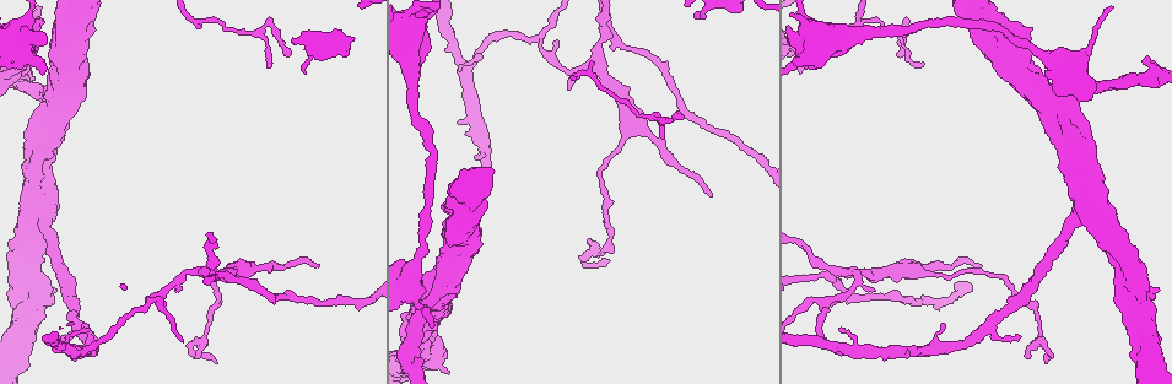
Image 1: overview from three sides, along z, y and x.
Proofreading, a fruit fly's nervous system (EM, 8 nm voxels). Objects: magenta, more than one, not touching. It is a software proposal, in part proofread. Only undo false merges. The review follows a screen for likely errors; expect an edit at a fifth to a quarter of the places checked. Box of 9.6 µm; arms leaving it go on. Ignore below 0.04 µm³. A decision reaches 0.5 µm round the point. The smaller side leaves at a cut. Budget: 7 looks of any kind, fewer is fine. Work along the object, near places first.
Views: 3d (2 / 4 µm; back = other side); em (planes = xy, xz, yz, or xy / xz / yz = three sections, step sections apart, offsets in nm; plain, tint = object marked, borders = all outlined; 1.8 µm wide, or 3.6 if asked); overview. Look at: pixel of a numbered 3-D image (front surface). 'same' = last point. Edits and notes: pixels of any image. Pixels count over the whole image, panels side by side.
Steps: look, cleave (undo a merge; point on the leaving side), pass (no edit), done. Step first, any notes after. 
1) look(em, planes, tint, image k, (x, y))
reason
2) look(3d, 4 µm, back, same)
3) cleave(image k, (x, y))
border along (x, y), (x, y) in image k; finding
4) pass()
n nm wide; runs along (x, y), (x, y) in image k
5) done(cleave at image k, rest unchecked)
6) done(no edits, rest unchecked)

look(3d, 4 µm, image 1, (851, 355))
calibre changes

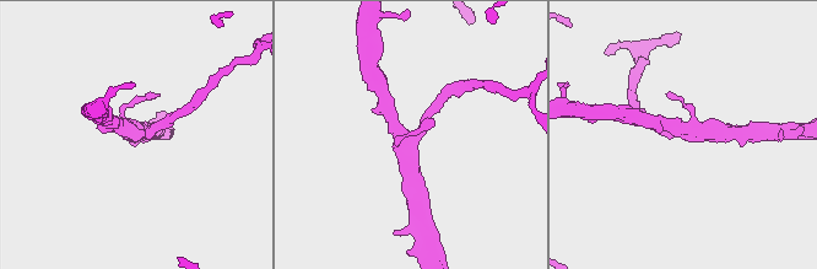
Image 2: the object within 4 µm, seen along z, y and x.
look(em, 3.6 µm, xy, step 16, tint, image 2, (135, 132))

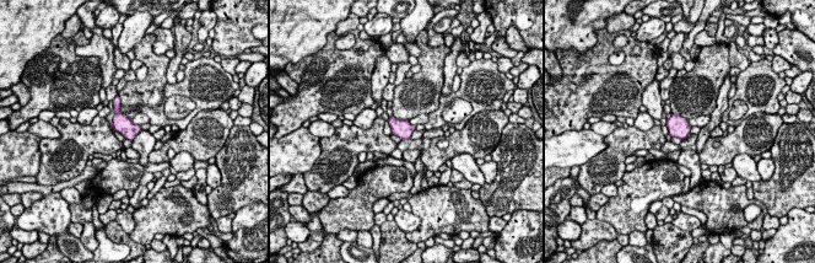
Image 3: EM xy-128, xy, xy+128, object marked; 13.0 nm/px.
look(em, 3.6 µm, planes, tint, same)
cut it another way

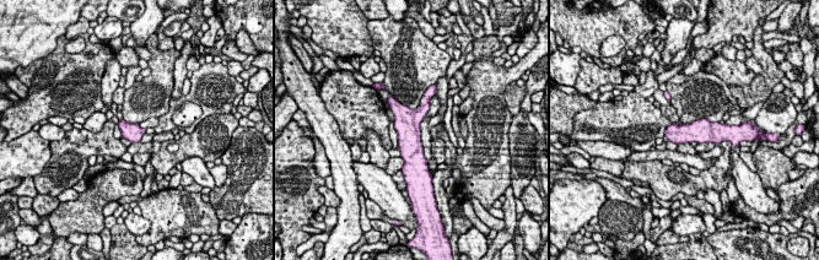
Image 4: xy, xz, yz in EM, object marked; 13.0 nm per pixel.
pass()
runs along (425, 99), (410, 122), (410, 167) in image 4; one neuron here

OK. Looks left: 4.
look(3d, 4 µm, image 1, (822, 265))

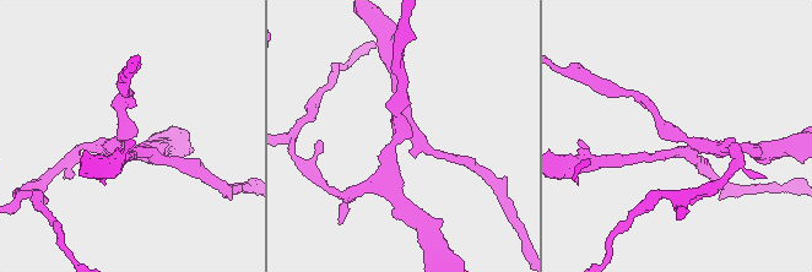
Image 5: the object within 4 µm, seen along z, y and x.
look(em, xy, step 4, tint, image 5, (127, 137))
4 arms; now the EM

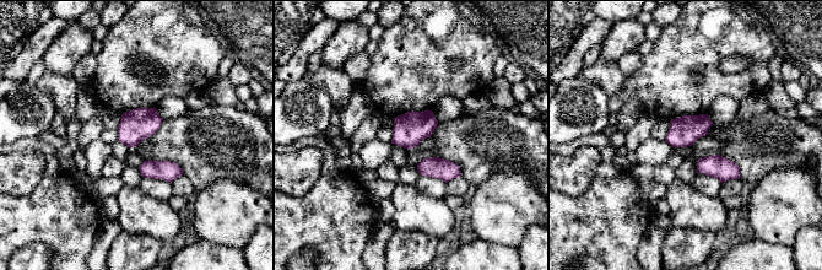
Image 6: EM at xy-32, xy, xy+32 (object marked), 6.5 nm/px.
look(em, planes, tint, same)
another direction

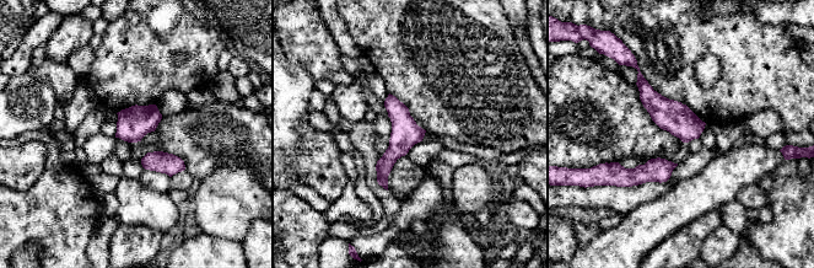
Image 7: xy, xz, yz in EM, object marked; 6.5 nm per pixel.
pass()
runs along (392, 98), (399, 145), (382, 182) in image 7; one neuron here

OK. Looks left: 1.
done(no edits, rest unchecked)

